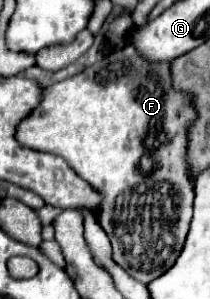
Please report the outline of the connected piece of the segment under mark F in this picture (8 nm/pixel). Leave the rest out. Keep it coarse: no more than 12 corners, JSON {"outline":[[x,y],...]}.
{"outline":[[134,47],[44,87],[22,147],[102,195],[116,263],[174,263],[192,99]]}

